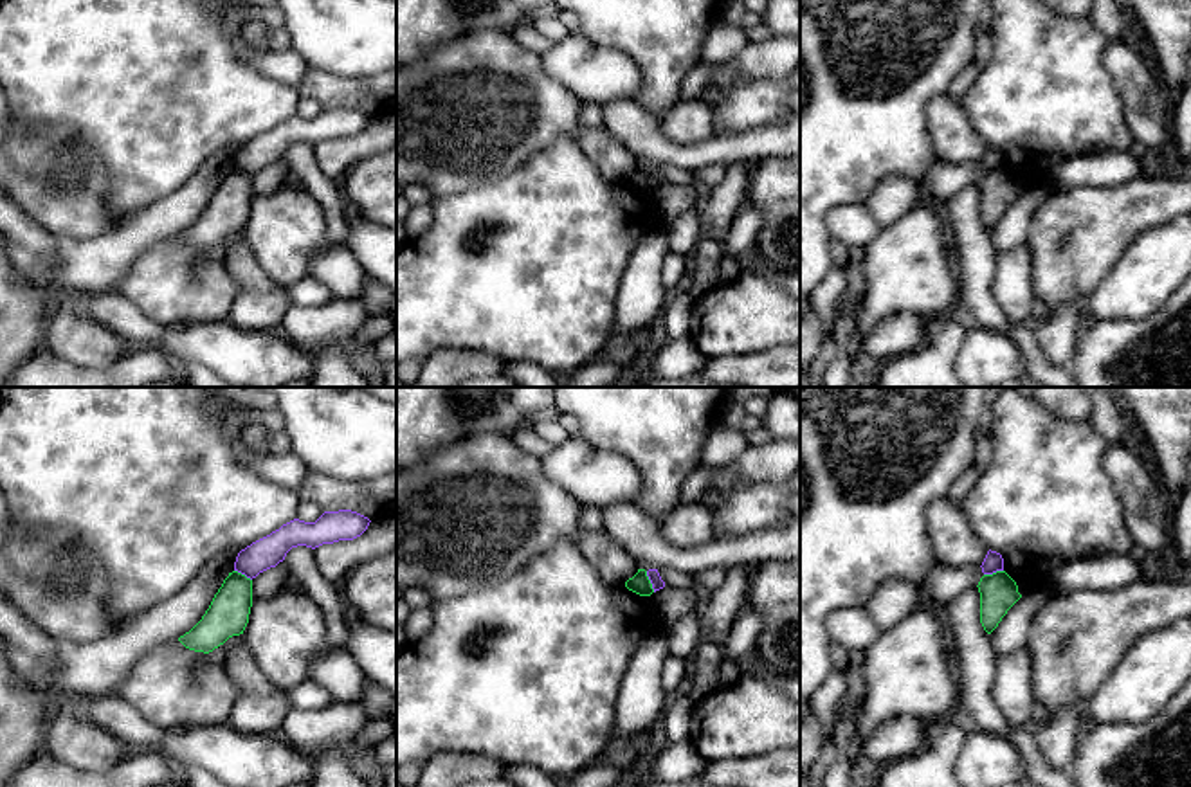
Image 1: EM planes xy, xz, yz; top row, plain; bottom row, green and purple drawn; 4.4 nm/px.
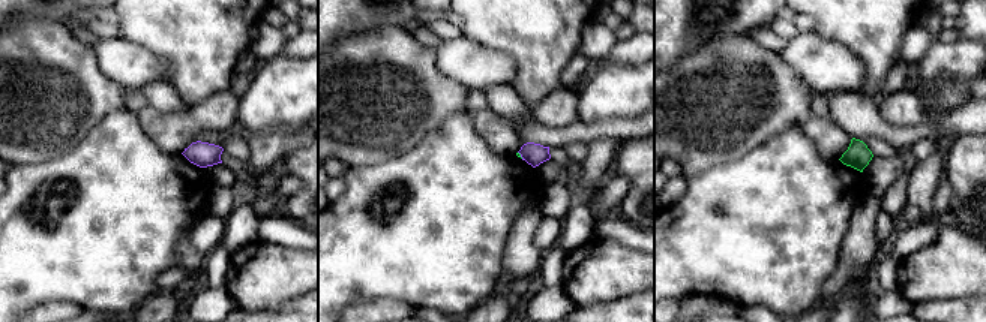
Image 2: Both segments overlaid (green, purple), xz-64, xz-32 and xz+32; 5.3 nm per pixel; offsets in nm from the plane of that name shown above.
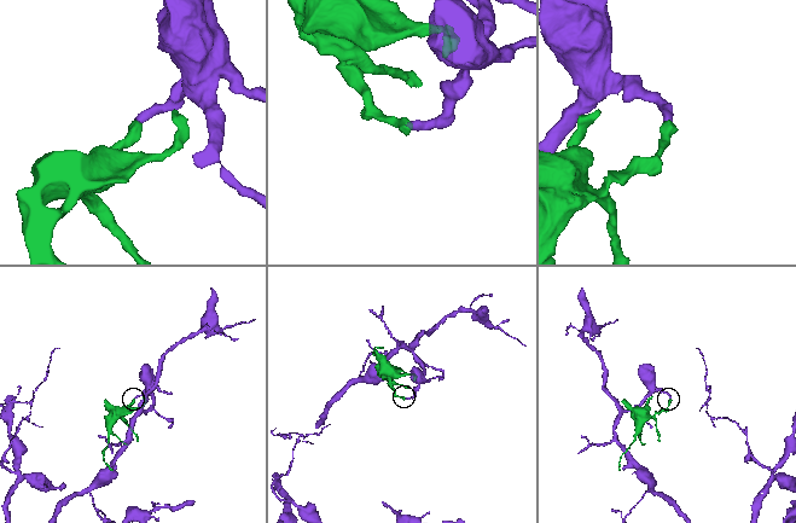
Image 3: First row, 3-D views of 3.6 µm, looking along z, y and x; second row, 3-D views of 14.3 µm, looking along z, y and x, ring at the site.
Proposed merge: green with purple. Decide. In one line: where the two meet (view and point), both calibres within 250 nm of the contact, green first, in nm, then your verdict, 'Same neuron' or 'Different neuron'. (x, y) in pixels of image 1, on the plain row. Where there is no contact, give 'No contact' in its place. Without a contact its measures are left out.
Touches green at xz (649, 179). Thickness 90 nm (green) against 50 nm. Different neuron

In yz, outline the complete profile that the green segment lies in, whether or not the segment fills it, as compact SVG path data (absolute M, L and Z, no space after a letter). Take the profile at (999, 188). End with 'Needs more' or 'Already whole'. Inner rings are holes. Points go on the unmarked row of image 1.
M1005 167L984 171L977 184L980 189L980 220L991 231L1022 191Z. Already whole

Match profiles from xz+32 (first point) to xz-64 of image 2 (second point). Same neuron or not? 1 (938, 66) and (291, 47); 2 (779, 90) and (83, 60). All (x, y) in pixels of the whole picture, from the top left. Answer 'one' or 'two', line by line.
1: one
2: one

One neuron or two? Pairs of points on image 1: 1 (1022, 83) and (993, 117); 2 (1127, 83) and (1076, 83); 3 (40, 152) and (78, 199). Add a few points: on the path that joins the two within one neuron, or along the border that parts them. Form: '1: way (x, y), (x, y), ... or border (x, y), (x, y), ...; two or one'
1: way (1018, 92), (1002, 108); one
2: border (1109, 42), (1103, 53), (1103, 65), (1127, 123); two
3: way (42, 162), (67, 188); one

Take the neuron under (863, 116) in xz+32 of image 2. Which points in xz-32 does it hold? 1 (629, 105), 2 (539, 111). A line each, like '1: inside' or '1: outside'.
1: outside
2: outside

